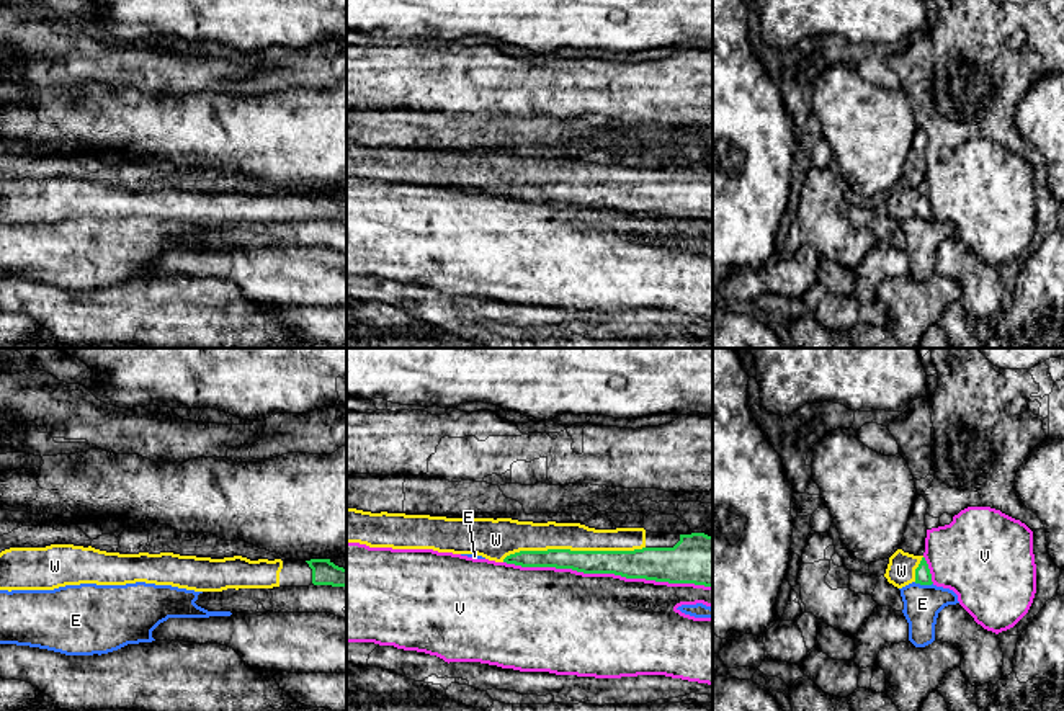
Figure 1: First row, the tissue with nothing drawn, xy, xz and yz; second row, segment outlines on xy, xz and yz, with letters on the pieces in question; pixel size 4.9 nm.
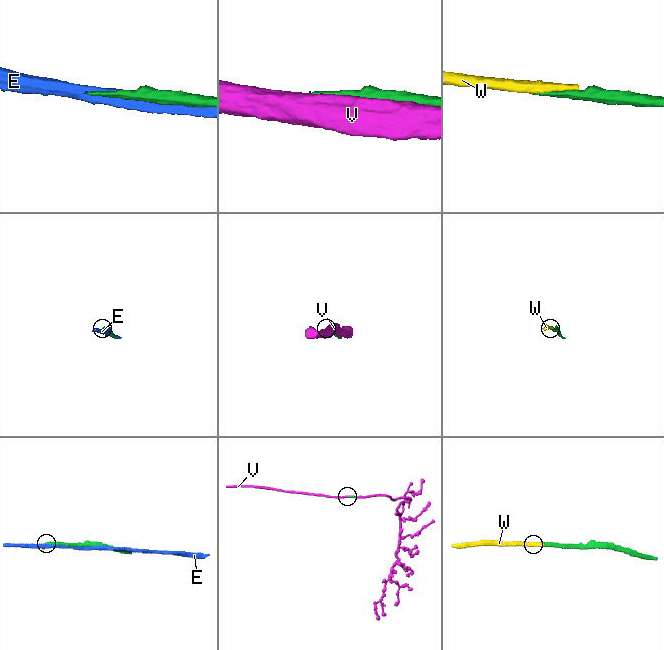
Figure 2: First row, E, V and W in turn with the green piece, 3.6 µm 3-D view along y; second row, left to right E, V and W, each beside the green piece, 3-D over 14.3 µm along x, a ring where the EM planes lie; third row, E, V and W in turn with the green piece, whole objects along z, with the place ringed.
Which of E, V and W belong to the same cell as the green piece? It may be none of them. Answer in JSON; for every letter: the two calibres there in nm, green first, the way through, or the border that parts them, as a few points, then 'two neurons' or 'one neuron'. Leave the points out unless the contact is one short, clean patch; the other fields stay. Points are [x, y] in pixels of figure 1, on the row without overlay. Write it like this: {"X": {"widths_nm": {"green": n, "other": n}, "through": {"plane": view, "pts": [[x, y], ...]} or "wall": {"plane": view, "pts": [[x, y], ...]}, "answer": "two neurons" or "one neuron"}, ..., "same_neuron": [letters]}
{"E": {"widths_nm": {"green": 80, "other": 190}, "answer": "two neurons"}, "V": {"widths_nm": {"green": 160, "other": 500}, "answer": "two neurons"}, "W": {"widths_nm": {"green": 130, "other": 140}, "answer": "one neuron"}, "same_neuron": ["W"]}

